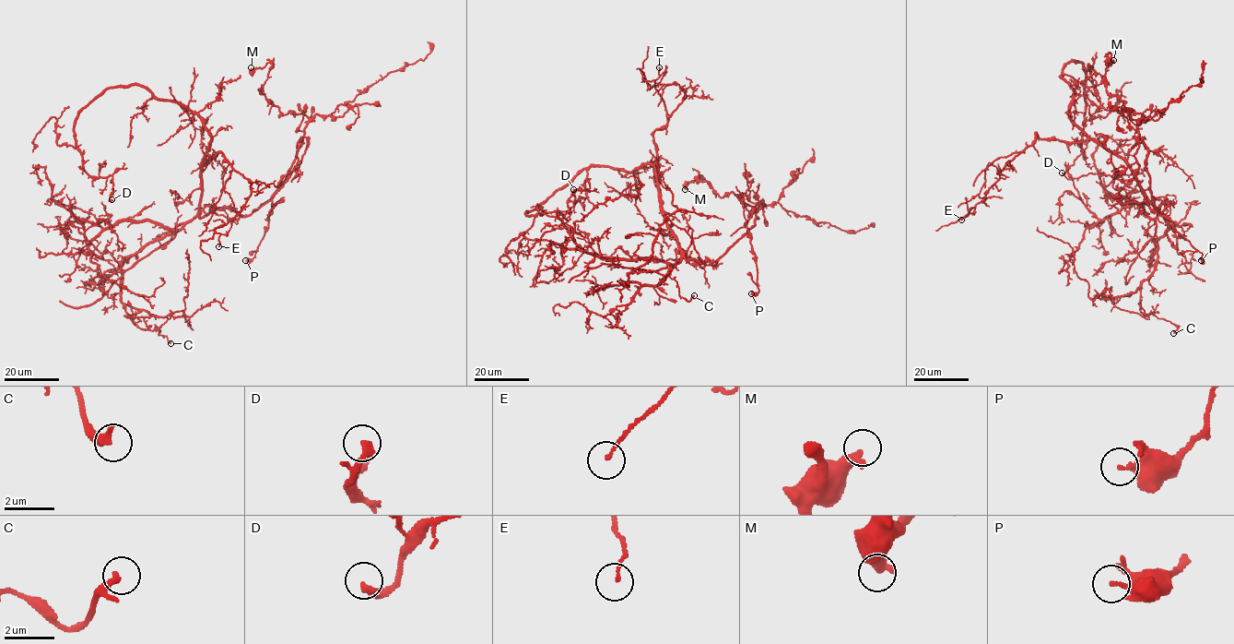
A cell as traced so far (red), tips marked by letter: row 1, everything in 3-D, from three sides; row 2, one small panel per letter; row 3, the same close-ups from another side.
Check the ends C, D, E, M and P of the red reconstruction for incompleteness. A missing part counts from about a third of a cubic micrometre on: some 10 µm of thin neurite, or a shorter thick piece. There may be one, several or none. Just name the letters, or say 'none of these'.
none of these

